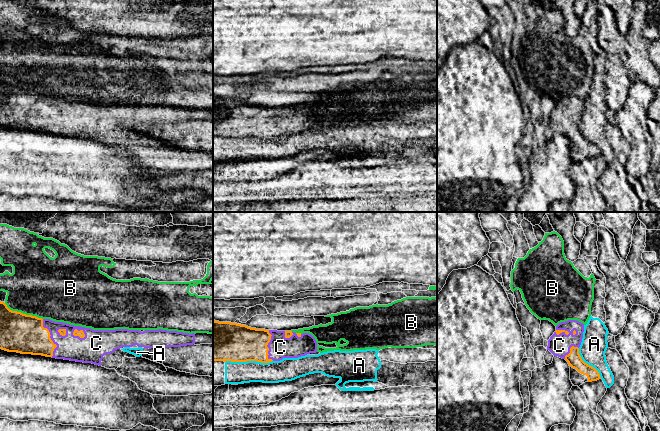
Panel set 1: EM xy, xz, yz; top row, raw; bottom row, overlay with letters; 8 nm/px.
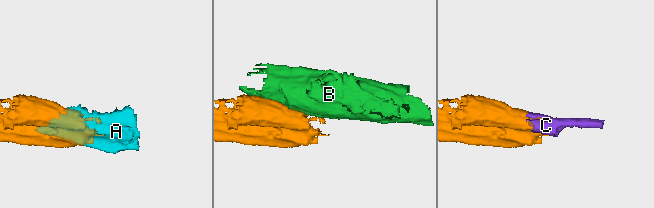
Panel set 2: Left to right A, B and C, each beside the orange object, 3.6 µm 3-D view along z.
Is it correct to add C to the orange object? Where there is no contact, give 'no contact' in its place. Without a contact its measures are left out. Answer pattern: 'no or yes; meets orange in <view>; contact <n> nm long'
yes; meets orange in xy; contact 320 nm long

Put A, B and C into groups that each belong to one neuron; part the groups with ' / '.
A / B / C

